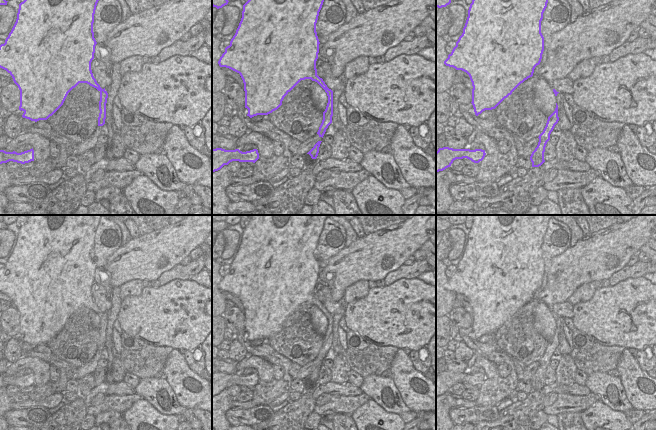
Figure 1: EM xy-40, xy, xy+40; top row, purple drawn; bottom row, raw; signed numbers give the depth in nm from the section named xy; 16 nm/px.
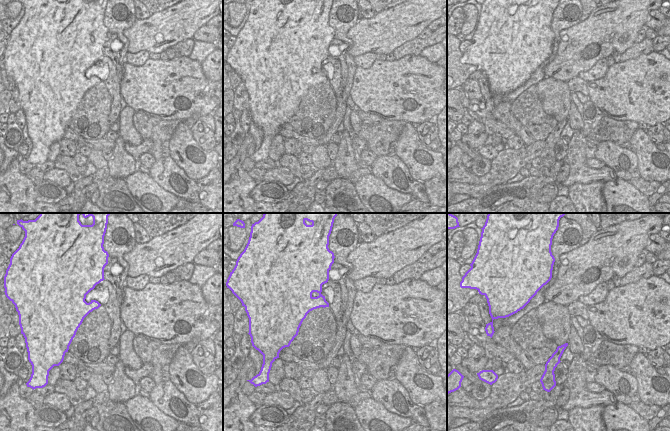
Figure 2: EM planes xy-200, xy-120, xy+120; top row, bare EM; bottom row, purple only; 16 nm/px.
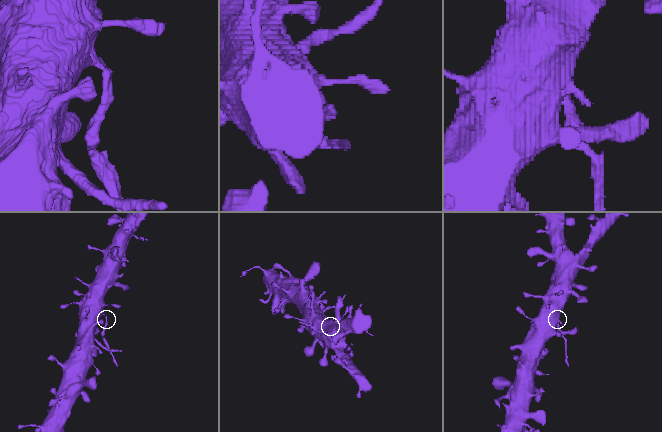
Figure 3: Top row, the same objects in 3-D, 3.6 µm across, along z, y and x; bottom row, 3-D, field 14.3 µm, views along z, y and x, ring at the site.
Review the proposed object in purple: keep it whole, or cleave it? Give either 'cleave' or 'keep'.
cleave

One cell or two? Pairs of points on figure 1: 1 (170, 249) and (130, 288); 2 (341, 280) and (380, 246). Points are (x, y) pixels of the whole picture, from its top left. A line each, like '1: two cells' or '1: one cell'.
1: two cells
2: one cell

